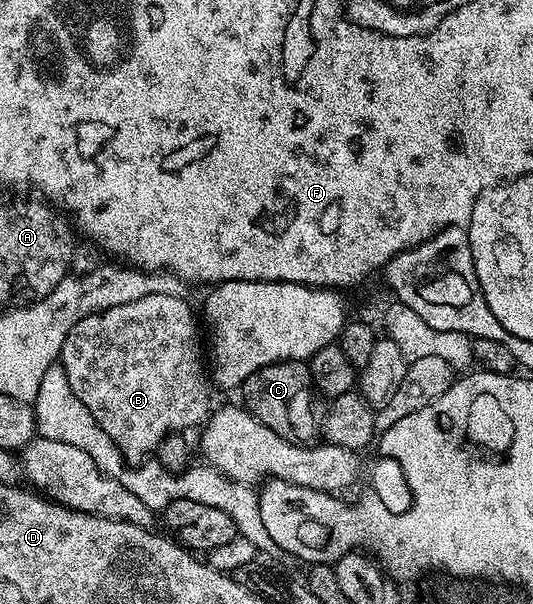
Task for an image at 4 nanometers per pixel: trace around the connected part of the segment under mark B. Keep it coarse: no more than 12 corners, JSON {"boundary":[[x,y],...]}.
{"boundary":[[186,298],[78,320],[58,365],[129,464],[210,413]]}

